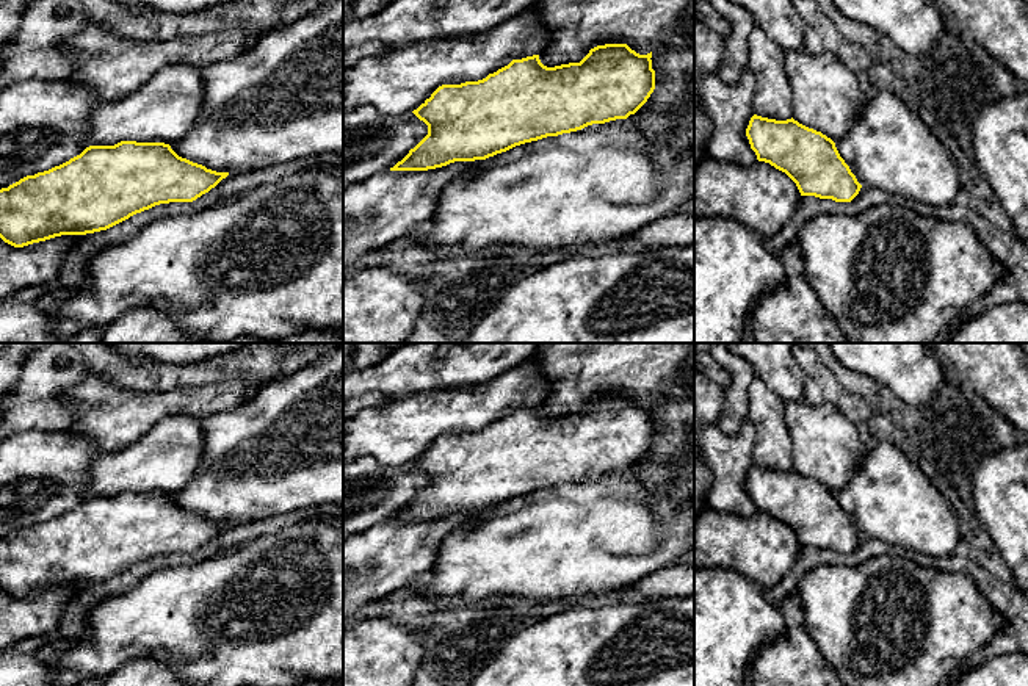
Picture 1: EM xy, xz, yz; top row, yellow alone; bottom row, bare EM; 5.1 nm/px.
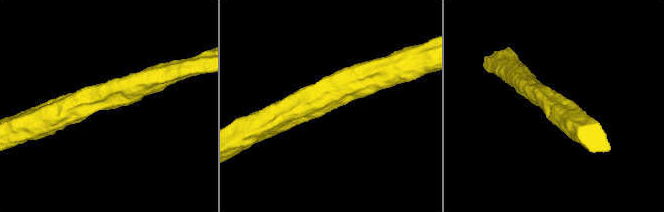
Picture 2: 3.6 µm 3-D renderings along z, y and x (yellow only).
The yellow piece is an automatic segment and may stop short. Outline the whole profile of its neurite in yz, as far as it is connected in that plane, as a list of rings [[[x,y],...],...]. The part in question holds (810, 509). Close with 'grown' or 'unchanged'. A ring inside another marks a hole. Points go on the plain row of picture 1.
[[[754,465],[746,487],[757,511],[785,523],[801,547],[851,553],[862,539],[835,493],[793,468],[776,471]]] | unchanged

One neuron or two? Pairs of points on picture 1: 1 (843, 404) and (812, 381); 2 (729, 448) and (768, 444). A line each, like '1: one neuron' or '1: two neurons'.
1: one neuron
2: two neurons

